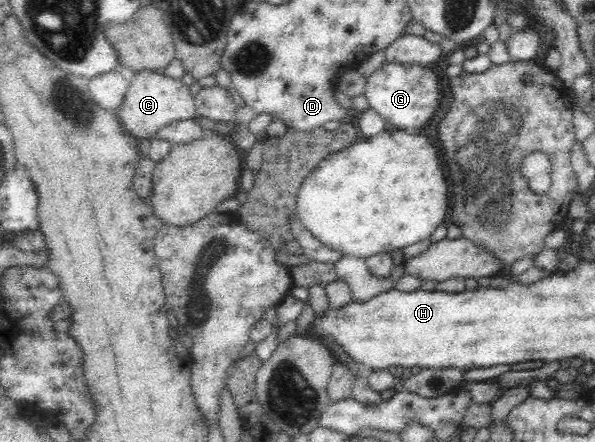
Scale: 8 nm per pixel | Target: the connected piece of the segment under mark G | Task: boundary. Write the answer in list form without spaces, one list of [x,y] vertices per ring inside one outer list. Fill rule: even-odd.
[[[384,62],[373,75],[367,78],[364,96],[367,98],[369,108],[396,130],[418,132],[424,124],[427,125],[431,121],[431,117],[435,115],[434,112],[441,105],[439,77],[428,66]]]

